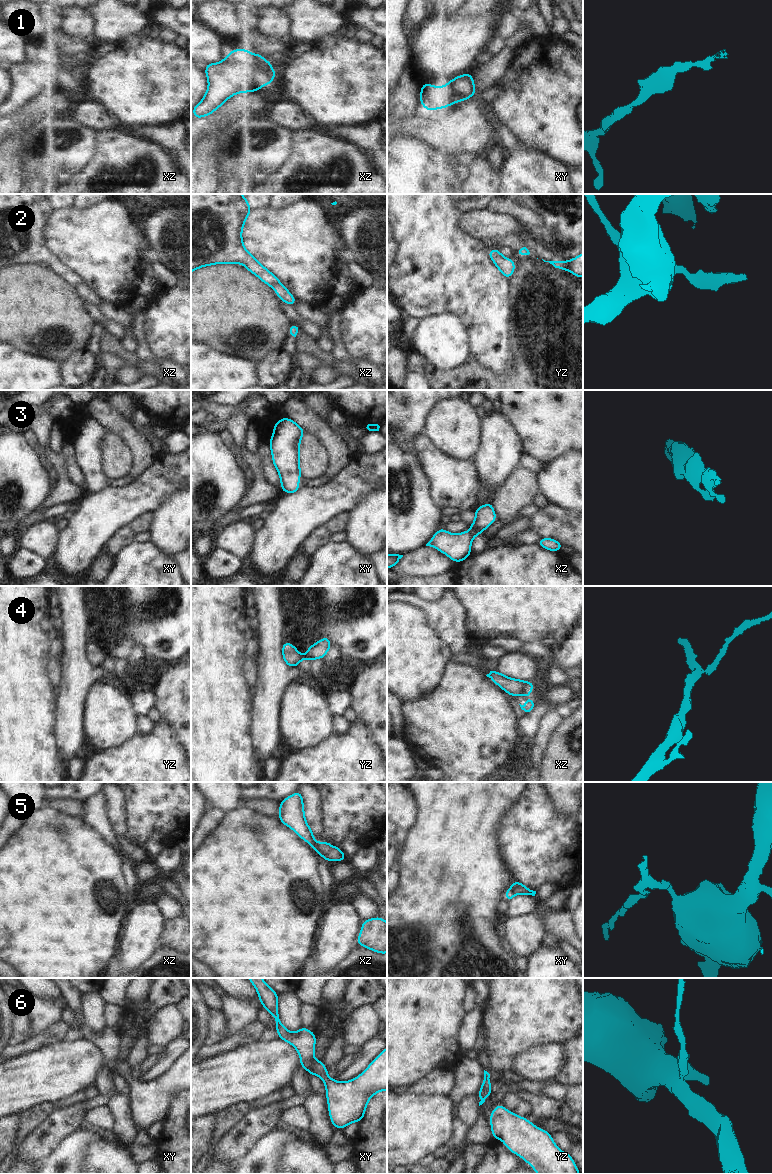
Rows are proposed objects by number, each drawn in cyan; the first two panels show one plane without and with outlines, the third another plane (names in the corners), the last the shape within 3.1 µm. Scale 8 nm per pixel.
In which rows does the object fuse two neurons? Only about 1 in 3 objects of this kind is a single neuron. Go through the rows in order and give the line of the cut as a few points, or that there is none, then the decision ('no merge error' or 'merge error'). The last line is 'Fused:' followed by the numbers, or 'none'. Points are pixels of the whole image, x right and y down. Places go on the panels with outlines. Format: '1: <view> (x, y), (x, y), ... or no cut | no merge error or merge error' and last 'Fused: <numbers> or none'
1: no cut | no merge error
2: no cut | no merge error
3: no cut | no merge error
4: yz (303, 656), (300, 660) | merge error
5: xz (317, 843), (317, 851), (319, 853) | merge error
6: no cut | no merge error
Fused: 4, 5

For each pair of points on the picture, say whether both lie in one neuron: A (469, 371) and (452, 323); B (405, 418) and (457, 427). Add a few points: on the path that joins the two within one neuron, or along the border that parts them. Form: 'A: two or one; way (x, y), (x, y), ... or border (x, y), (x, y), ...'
A: two; border (470, 353), (462, 364), (454, 369), (444, 371)
B: two; border (440, 402), (431, 411), (424, 432)

